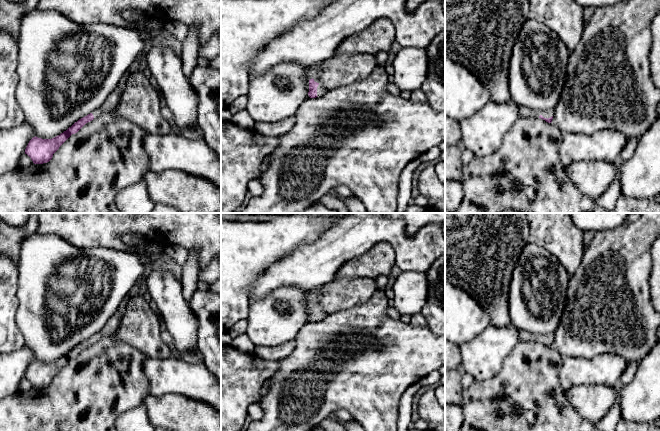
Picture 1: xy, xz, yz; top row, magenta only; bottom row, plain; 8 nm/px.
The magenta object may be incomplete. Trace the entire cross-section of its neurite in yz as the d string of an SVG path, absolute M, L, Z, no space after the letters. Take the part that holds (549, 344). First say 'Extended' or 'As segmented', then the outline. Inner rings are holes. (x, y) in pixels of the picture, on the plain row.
Extended. M519 331L519 334L520 334L521 341L524 341L524 342L539 341L548 347L552 346L553 339L554 339L554 335L536 336L536 335L532 335L526 331Z

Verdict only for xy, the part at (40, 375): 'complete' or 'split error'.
split error

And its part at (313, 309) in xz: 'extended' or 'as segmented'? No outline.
extended

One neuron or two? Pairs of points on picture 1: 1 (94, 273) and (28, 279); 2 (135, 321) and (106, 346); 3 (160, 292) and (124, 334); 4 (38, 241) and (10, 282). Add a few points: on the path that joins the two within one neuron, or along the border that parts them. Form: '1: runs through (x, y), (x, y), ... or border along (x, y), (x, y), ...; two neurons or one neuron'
1: runs through (94, 295), (75, 310), (59, 310), (50, 301); one neuron
2: border along (112, 335), (117, 340), (127, 342), (137, 348); two neurons
3: border along (152, 303), (155, 307); two neurons
4: border along (15, 264), (17, 268), (17, 294); two neurons

